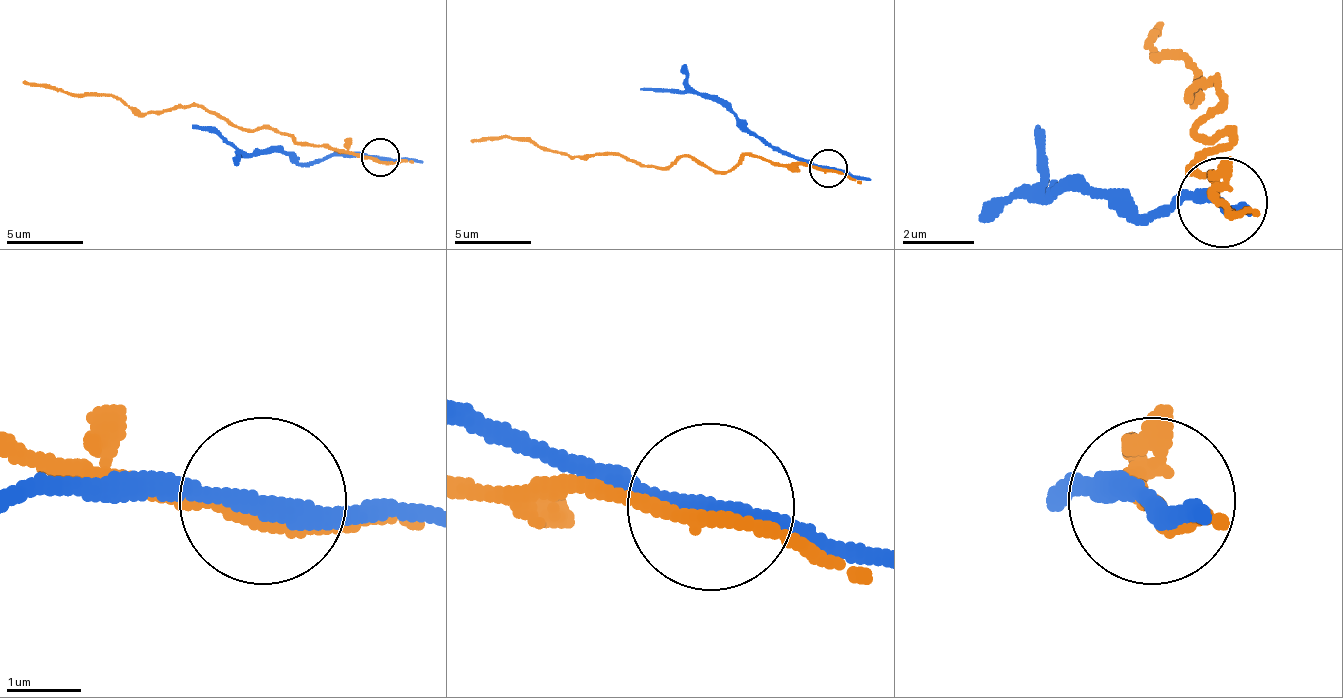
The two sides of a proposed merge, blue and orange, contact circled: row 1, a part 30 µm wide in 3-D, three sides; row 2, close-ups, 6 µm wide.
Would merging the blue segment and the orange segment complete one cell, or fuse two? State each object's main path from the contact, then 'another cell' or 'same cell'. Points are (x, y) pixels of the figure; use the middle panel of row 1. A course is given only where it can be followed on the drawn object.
blue runs (829, 169), (764, 146), (729, 111), (702, 96), (641, 88); orange runs (825, 169), (745, 157), (725, 173), (679, 157), (660, 169), (618, 153), (560, 153), (514, 138), (471, 142); another cell

